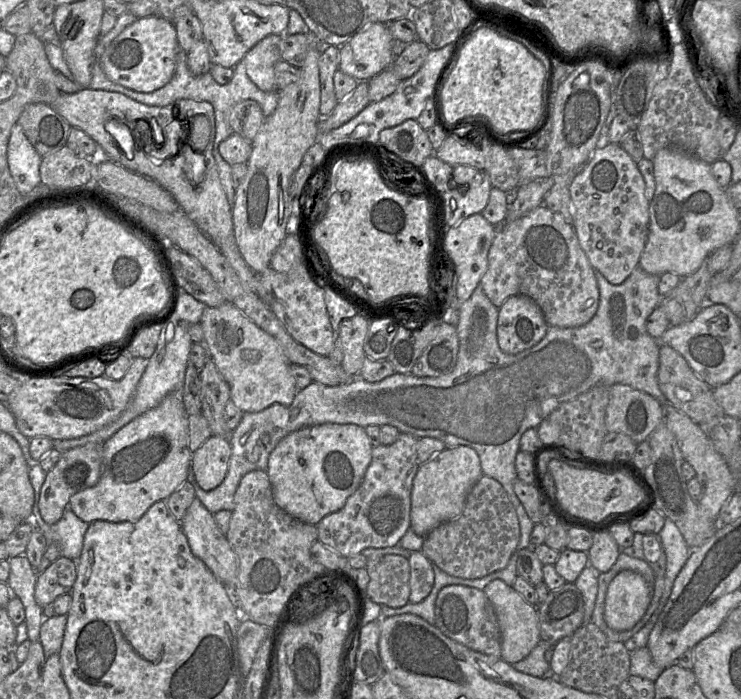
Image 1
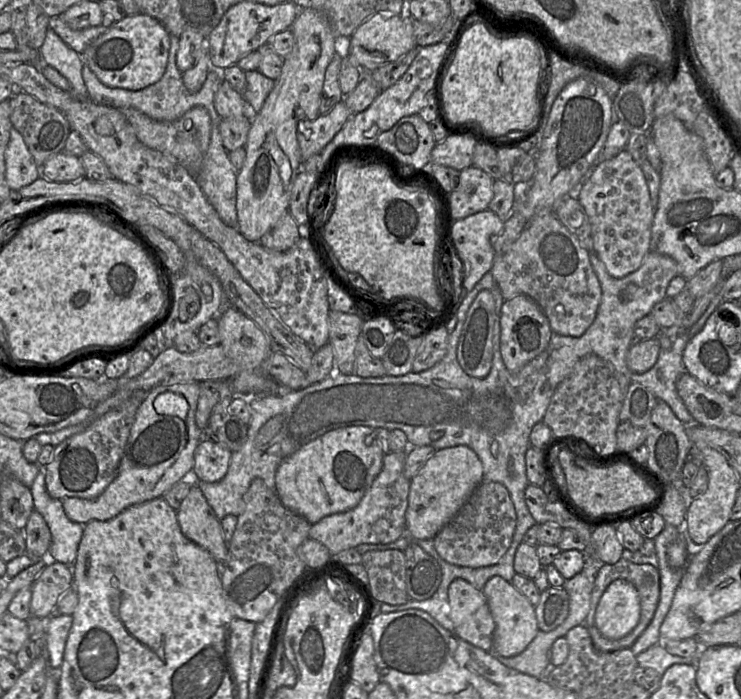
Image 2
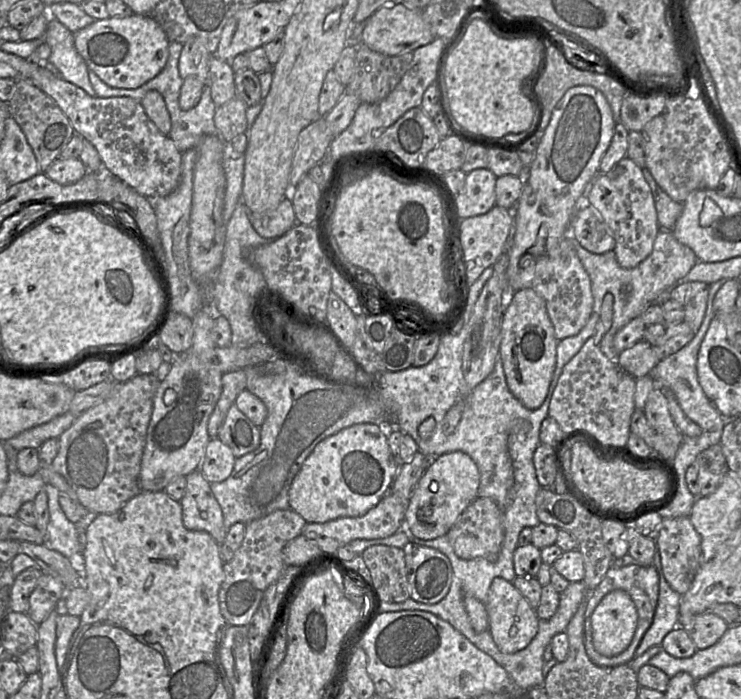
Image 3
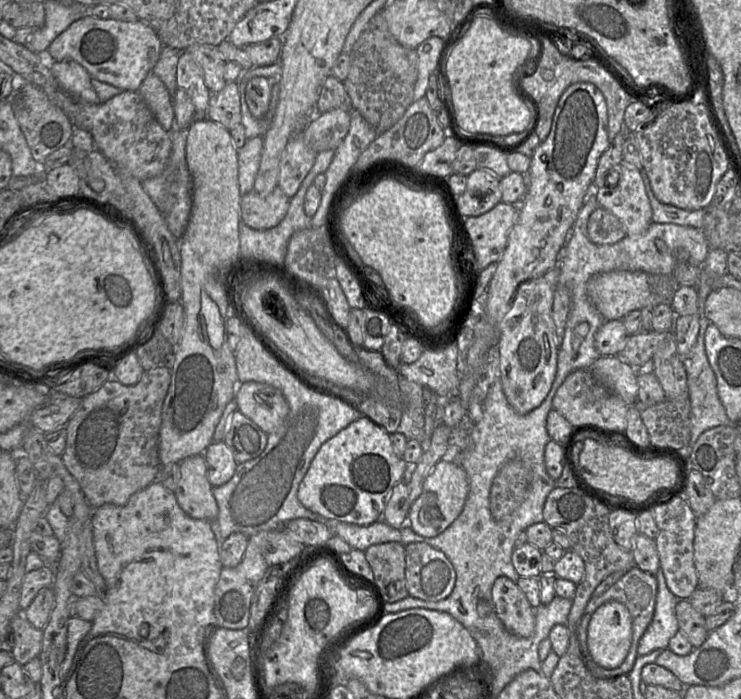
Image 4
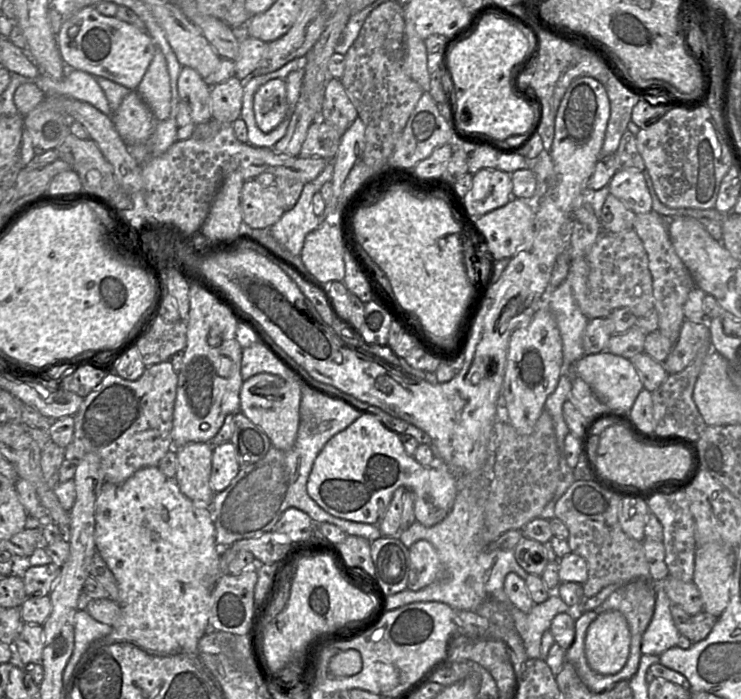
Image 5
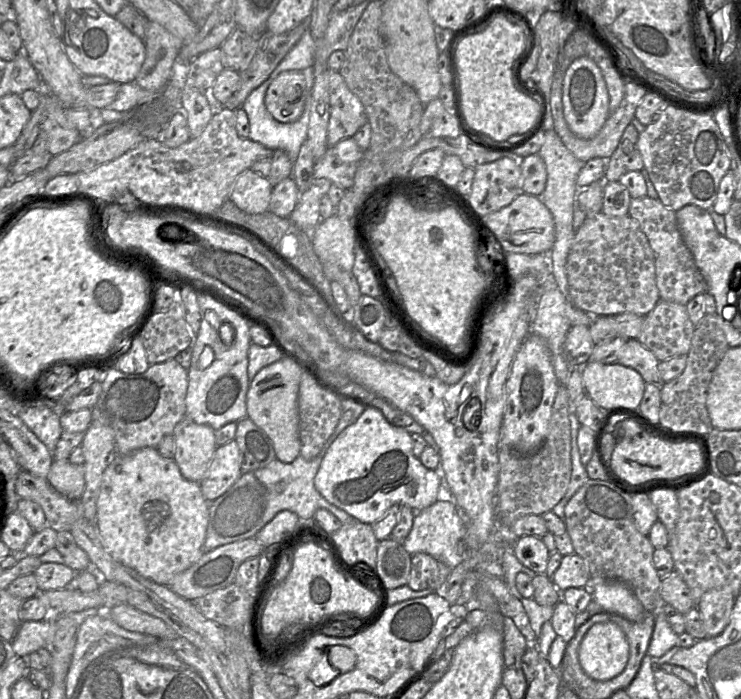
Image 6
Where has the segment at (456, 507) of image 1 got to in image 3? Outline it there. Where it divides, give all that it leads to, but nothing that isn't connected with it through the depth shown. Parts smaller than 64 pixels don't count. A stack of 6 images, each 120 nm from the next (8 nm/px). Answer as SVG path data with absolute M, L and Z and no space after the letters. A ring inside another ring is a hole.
M454 451L429 461L405 513L405 521L413 536L431 540L446 535L464 510L478 497L480 473L466 453Z

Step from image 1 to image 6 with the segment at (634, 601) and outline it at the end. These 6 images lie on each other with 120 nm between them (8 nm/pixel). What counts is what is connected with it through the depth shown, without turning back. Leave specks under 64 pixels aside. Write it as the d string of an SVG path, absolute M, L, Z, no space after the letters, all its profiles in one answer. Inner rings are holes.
M596 623L585 634L578 658L588 677L608 681L624 671L629 659L629 644L616 623Z

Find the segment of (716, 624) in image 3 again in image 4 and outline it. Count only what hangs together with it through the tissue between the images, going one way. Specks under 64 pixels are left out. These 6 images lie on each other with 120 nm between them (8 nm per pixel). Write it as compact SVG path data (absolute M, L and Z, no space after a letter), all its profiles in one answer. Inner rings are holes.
M679 600L675 608L679 630L684 633L693 648L700 647L709 635L706 617L700 614L688 600Z

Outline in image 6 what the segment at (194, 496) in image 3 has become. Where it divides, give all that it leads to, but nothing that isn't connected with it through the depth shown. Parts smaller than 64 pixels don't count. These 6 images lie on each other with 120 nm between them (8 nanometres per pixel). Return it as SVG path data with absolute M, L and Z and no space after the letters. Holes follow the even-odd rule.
M185 417L176 425L173 437L174 461L182 476L189 481L200 483L206 477L217 448L215 430Z

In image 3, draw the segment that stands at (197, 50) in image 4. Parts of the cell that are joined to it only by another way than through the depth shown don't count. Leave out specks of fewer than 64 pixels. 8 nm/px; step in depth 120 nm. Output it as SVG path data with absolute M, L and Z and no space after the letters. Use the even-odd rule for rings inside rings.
M211 55L205 86L210 86L211 96L216 106L221 106L236 97L234 75L230 63Z

